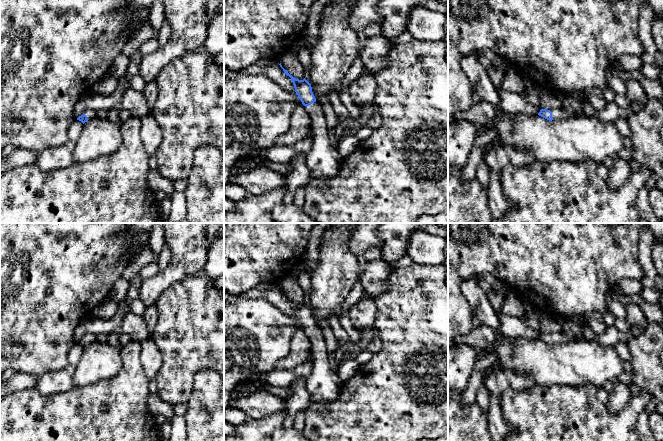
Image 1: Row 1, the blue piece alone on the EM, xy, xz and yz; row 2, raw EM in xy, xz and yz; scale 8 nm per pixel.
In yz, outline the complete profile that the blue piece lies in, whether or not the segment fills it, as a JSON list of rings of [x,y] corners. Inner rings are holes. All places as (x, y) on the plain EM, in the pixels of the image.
[[[561,332],[554,333],[552,335],[541,333],[538,337],[539,340],[552,345],[554,344],[560,344],[563,342],[574,342],[574,341],[585,341],[584,335],[574,335],[571,333],[567,333],[565,336]]]

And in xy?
[[[85,334],[84,337],[77,342],[77,344],[81,345],[84,348],[89,343],[92,343],[94,341],[96,341],[96,335],[94,335],[94,334]]]

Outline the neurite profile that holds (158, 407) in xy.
[[[154,394],[148,397],[148,410],[155,417],[162,416],[165,420],[171,420],[175,415],[173,407]]]

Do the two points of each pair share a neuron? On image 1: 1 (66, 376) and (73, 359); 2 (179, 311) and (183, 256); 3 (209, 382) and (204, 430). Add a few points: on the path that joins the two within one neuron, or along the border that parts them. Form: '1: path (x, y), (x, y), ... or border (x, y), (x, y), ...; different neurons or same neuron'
1: border (69, 363), (75, 367); different neurons
2: border (203, 270), (186, 275), (162, 293); different neurons
3: path (204, 394), (198, 400), (198, 411), (204, 418); same neuron

